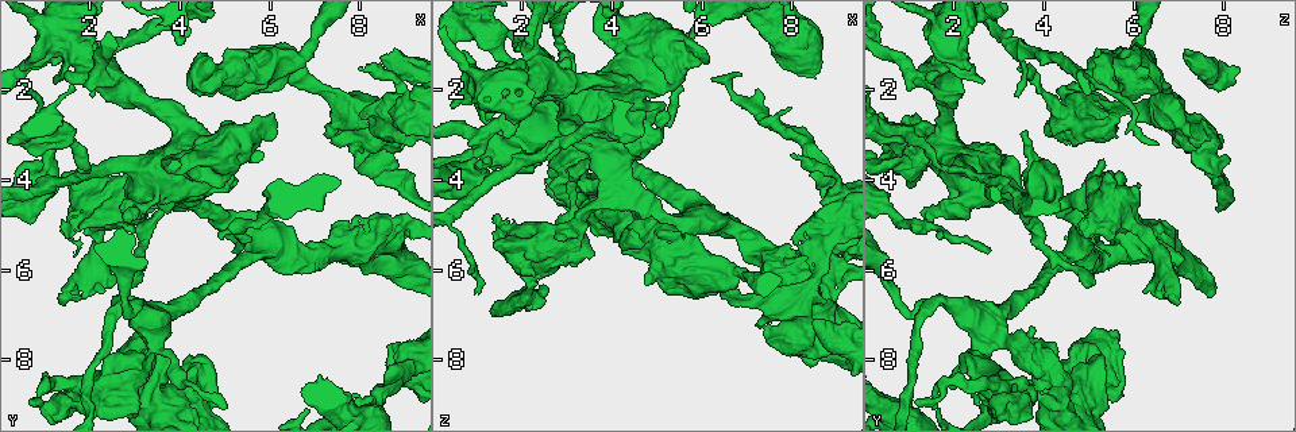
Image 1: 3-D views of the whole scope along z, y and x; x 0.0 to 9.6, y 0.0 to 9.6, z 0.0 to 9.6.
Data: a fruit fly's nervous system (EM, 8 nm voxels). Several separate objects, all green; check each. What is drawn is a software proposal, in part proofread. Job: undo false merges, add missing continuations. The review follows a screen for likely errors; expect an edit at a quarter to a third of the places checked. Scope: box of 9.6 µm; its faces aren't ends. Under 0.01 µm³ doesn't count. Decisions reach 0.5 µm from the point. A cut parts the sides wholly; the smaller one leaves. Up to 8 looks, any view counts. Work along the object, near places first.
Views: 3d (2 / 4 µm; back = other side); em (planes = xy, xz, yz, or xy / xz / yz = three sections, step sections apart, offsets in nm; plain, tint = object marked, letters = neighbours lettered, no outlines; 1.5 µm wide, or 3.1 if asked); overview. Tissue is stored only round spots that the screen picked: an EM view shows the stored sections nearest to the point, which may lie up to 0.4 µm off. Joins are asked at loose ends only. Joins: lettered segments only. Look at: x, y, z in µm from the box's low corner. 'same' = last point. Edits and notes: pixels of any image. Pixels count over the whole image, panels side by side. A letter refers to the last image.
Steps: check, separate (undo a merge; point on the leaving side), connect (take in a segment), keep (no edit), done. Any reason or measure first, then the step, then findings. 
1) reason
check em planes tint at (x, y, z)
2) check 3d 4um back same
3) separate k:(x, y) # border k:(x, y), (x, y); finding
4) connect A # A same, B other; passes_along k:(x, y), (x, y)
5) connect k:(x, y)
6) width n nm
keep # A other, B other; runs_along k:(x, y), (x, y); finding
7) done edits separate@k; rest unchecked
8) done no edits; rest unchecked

thin arm on a thick one
check em planes plain at (6.55, 1.50, 6.40)

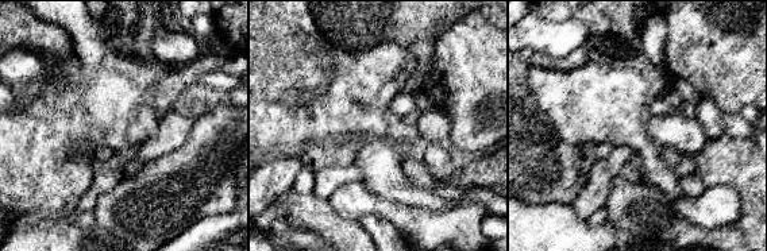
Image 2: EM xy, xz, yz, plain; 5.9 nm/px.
see the neighbours
check em planes letters same

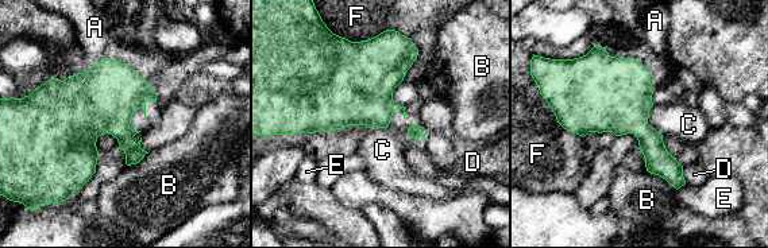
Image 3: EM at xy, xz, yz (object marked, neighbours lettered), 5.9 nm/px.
keep # A other, B other, C other, D other, E other, F other; border 3:(652, 105), (648, 123), (663, 135); continuous, no second cell

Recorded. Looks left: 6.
thick turns thin
check em xy step 8 tint at (2.10, 3.70, 2.30)

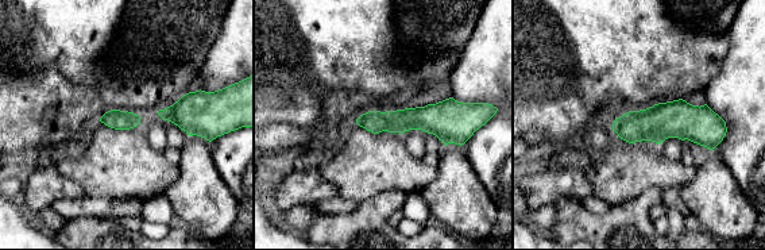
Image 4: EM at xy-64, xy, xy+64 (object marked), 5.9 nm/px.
cut it another way
check em planes tint same

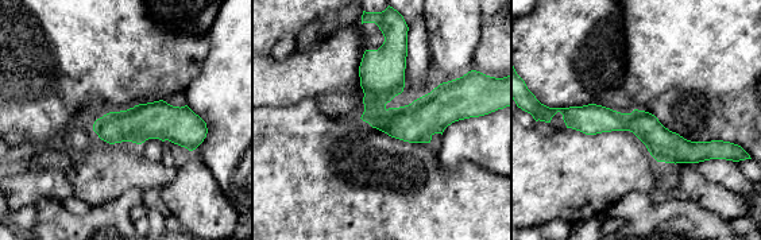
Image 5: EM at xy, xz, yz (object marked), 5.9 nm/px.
check em planes letters same

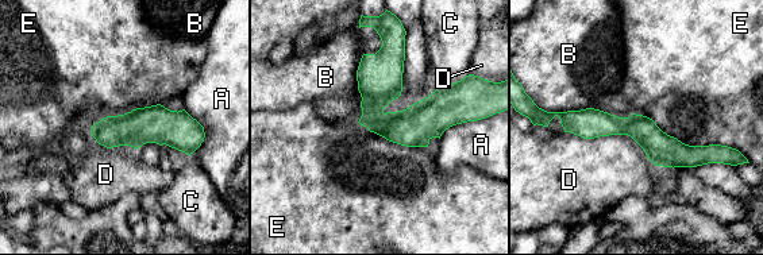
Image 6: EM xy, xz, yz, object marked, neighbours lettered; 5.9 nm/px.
keep # A other, B other, C other, D other, E other; runs_along 6:(567, 118), (700, 149); continuous, no second cell

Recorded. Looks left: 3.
a narrow waist
check 3d 4um at (9.05, 2.05, 4.00)

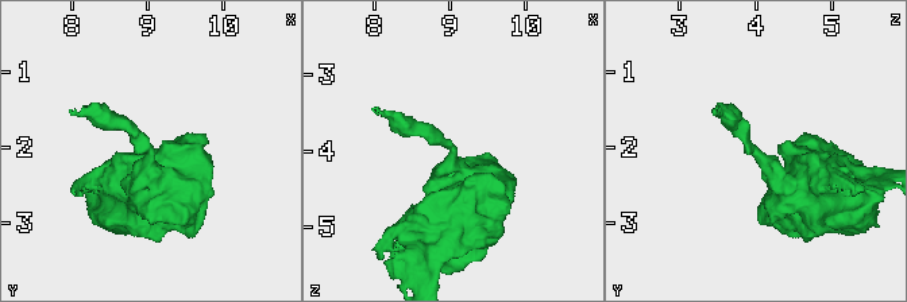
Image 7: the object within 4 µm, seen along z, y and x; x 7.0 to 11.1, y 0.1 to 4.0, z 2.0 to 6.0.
arm_widths 180, 500 nm; now the EM
check em planes letters at (9.05, 2.05, 3.95)

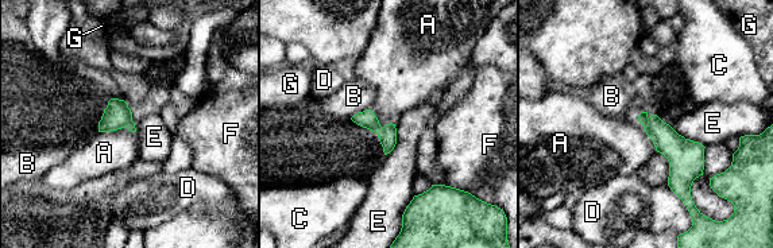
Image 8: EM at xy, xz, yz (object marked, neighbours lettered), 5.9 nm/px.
width 110 nm
keep # A other, B other, C other, D other, E other, F other, G other; border 8:(135, 131), (118, 128), (99, 132); all the same cell

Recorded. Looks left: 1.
done no edits; rest unchecked

